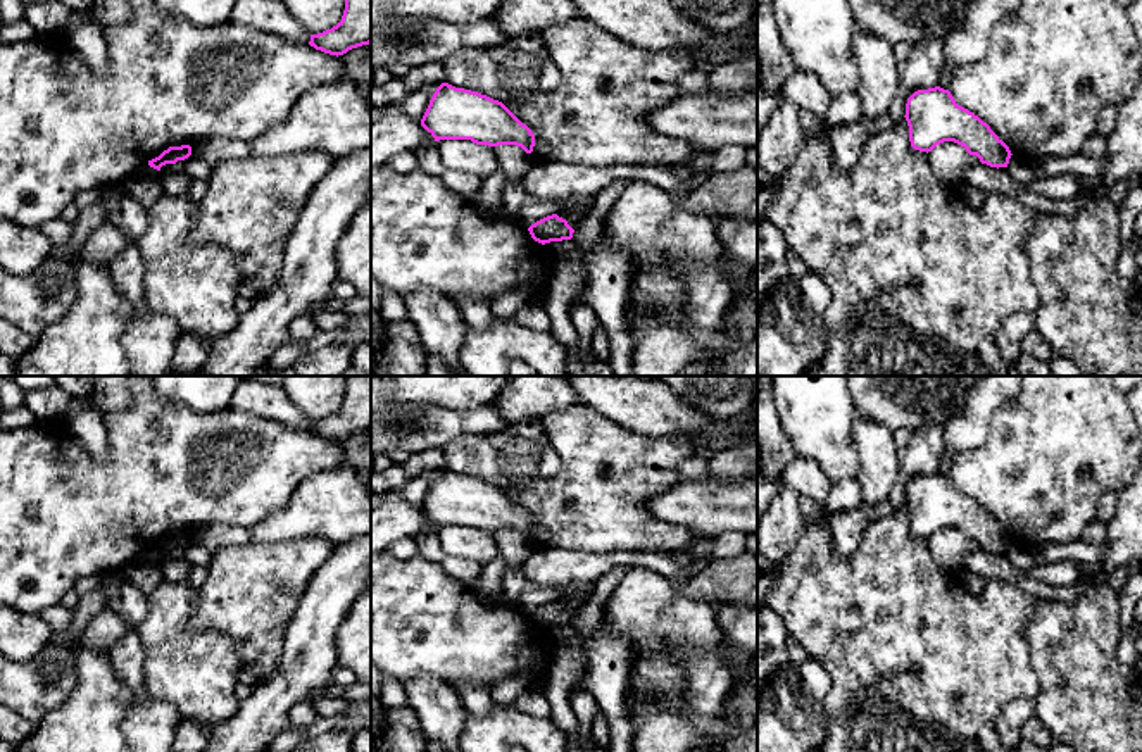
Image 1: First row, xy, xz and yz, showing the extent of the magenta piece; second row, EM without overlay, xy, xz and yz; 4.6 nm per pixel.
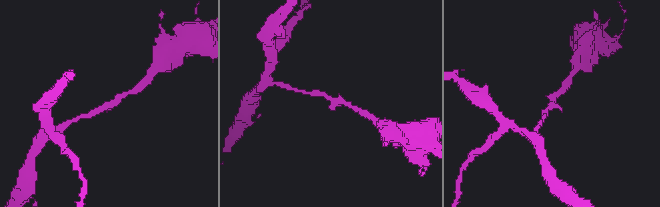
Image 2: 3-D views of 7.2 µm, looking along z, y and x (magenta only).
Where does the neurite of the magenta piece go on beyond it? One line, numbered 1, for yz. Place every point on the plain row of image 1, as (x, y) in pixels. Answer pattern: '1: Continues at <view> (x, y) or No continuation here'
1: No continuation here

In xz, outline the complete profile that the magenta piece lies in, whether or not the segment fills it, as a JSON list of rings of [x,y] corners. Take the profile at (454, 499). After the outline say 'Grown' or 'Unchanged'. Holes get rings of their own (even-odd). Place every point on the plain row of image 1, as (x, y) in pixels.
[[[442,469],[421,512],[440,526],[471,526],[476,531],[516,531],[533,538],[535,521],[502,488],[478,478]]]. Unchanged

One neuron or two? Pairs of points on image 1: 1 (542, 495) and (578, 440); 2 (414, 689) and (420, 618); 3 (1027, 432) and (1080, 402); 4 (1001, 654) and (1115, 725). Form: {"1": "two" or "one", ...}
{"1": "one", "2": "two", "3": "one", "4": "two"}

